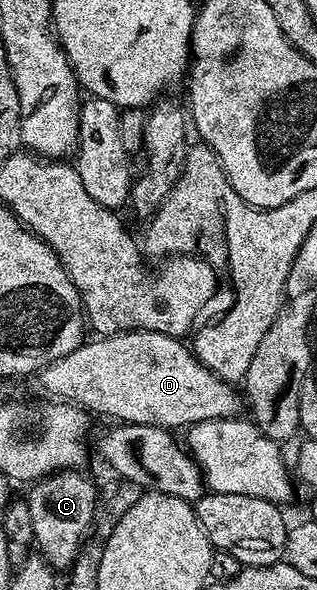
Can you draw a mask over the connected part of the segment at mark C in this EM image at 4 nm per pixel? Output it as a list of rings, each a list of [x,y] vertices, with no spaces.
[[[79,470],[53,472],[34,481],[25,493],[29,515],[33,521],[34,547],[52,568],[70,569],[83,545],[84,536],[94,516],[97,484]]]

